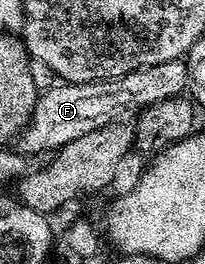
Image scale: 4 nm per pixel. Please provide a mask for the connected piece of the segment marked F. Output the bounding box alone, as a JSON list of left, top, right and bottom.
[21,59,187,155]

